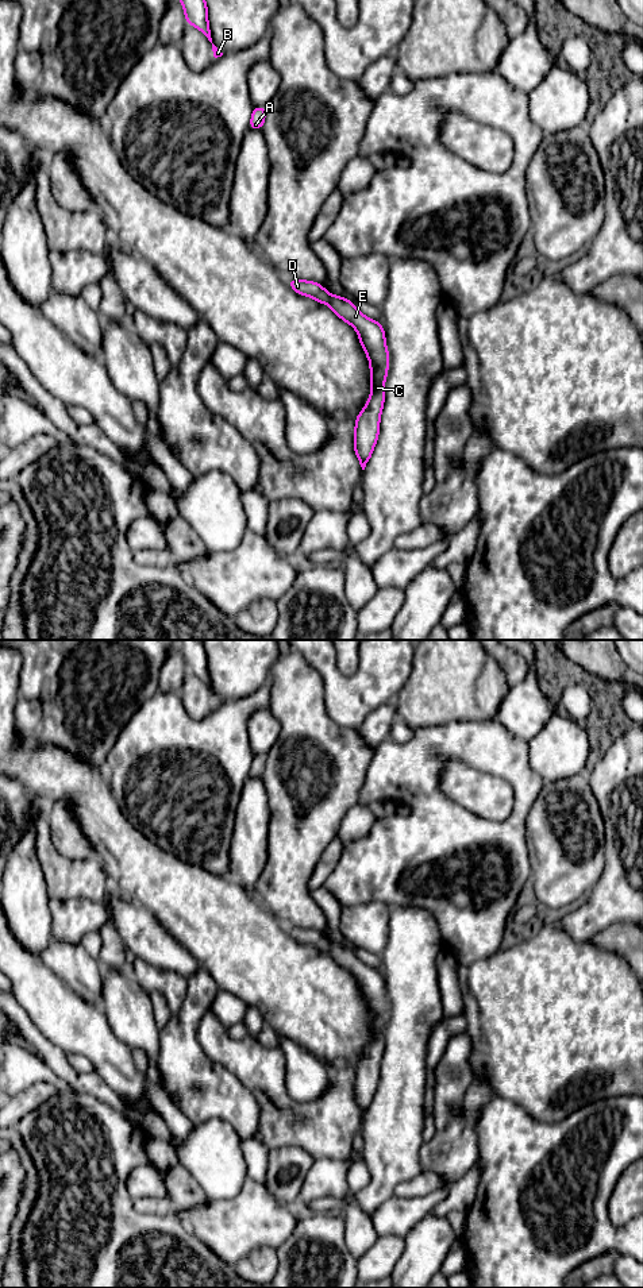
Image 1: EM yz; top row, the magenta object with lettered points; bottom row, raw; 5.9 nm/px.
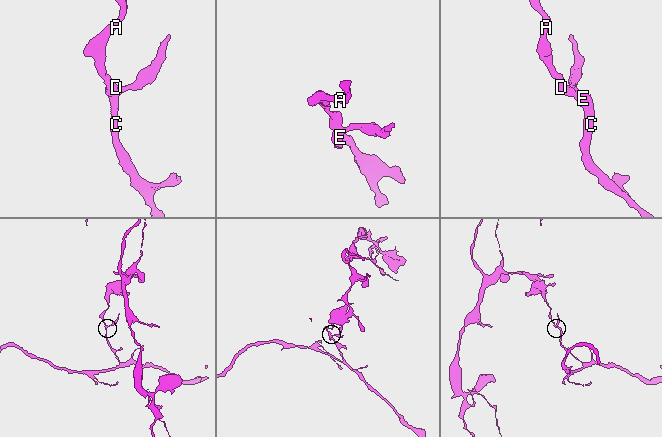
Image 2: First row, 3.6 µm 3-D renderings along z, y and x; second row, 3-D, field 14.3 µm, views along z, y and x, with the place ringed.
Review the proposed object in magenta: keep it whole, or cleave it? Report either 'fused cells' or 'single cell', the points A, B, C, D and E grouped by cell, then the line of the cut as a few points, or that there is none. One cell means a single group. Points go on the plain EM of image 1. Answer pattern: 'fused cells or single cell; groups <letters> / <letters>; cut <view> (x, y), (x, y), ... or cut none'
fused cells; groups A B D / C E; cut yz (331, 944), (328, 952)

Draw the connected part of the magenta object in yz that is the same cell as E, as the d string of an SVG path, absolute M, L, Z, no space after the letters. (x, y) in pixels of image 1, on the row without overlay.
M331 944L330 955L338 965L355 976L370 1010L371 1040L363 1058L355 1065L354 1079L354 1099L365 1118L378 1088L380 1065L385 1049L384 1031L389 1017L385 977L378 969L363 964L347 946Z

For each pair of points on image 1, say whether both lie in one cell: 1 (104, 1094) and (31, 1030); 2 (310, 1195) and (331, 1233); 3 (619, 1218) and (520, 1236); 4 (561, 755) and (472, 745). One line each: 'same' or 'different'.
1: same
2: different
3: different
4: different

